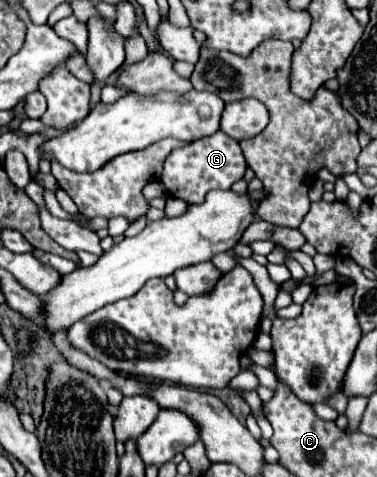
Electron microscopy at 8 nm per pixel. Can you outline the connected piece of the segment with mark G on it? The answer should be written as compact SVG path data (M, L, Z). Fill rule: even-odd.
M216 132L208 138L200 138L184 148L174 150L166 162L162 172L162 182L170 194L186 200L188 204L200 204L210 190L228 190L236 180L240 180L246 172L246 160L240 152L238 140L226 136L224 132Z

